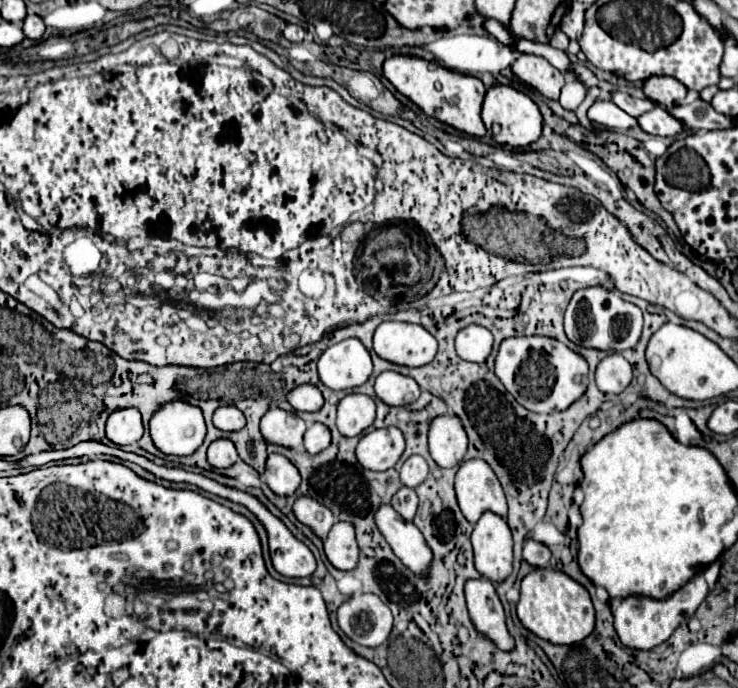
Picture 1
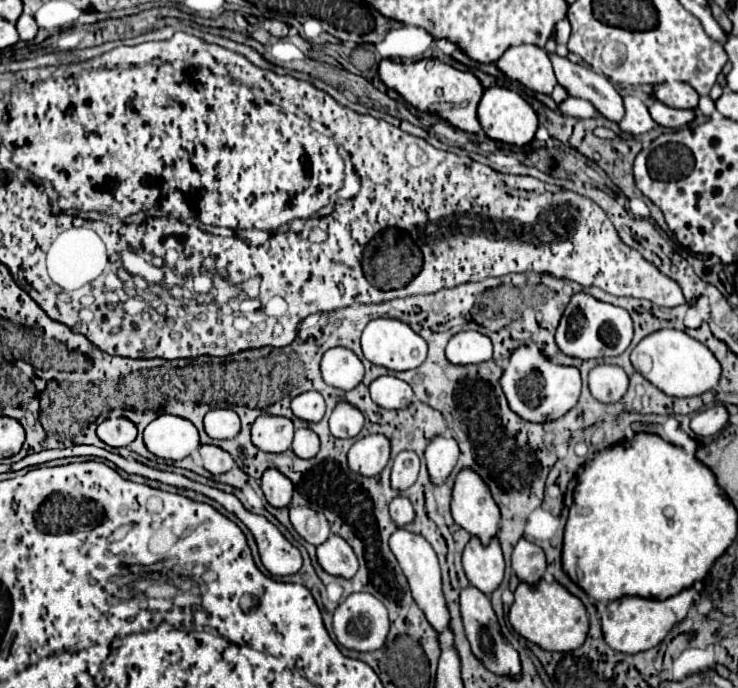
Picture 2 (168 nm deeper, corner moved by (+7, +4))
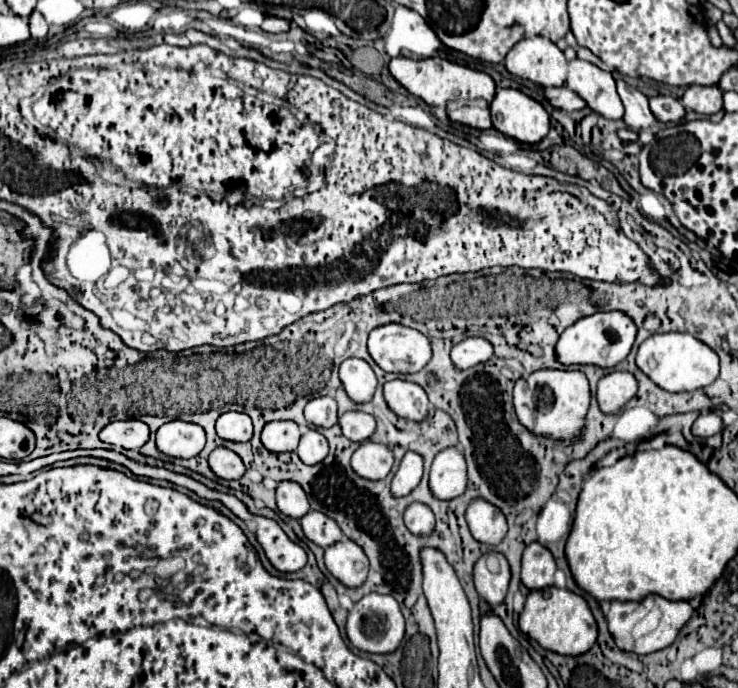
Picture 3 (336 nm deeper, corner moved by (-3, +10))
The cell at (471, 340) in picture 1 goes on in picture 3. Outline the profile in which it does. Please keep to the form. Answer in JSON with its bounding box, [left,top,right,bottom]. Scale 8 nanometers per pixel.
[450,336,494,370]

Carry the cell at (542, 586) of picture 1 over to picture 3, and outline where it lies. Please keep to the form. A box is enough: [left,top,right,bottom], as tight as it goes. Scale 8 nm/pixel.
[518,586,598,656]

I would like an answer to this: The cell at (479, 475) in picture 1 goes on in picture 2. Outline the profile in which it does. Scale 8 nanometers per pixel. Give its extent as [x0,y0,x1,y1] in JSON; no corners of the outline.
[452,468,500,544]

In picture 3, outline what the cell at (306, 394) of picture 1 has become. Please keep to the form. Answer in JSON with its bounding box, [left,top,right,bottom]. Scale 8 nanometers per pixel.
[304,396,338,428]

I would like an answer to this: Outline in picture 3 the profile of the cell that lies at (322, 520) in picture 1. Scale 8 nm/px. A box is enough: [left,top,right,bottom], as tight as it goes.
[300,510,344,548]

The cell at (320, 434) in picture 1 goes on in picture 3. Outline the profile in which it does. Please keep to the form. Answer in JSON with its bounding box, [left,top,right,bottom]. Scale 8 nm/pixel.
[296,430,328,464]

